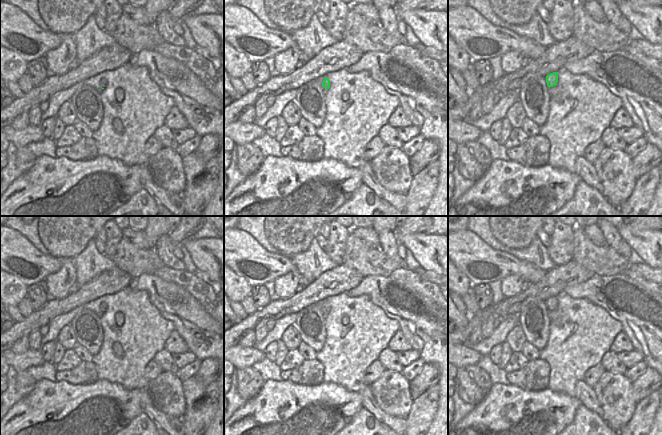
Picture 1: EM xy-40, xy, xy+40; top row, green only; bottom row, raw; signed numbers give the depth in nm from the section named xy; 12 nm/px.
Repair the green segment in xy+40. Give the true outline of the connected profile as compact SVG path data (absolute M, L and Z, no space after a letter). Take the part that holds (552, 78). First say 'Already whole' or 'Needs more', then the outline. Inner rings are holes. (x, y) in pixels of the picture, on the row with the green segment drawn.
Already whole. M553 72L553 73L548 74L546 76L546 82L547 82L547 86L549 88L557 85L557 82L558 82L558 72Z

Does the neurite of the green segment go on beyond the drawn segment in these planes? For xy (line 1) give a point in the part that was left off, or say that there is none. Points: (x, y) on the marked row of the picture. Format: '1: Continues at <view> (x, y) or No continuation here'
1: No continuation here

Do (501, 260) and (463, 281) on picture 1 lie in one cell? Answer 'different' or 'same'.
different

